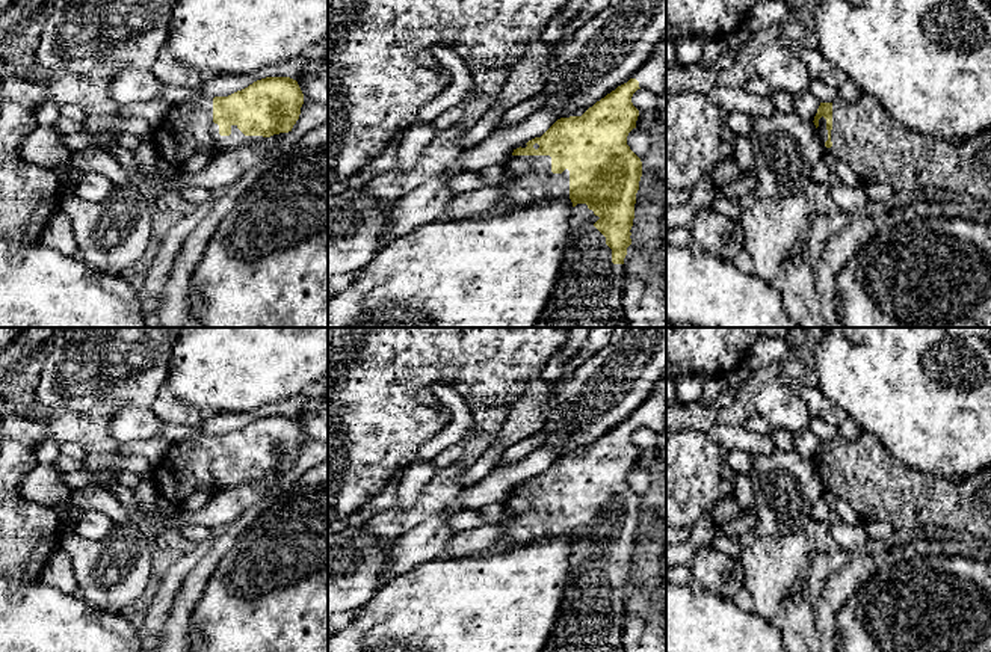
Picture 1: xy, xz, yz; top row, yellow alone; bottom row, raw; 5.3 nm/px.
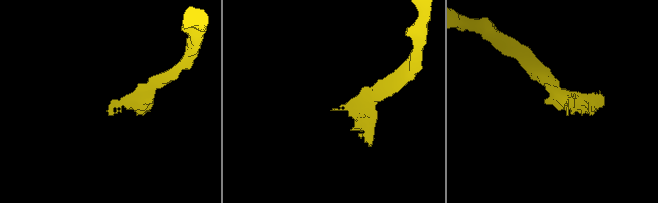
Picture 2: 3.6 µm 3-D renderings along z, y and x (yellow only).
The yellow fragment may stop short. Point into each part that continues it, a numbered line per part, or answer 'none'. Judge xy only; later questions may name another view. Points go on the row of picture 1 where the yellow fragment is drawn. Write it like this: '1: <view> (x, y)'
1: xy (188, 127)

